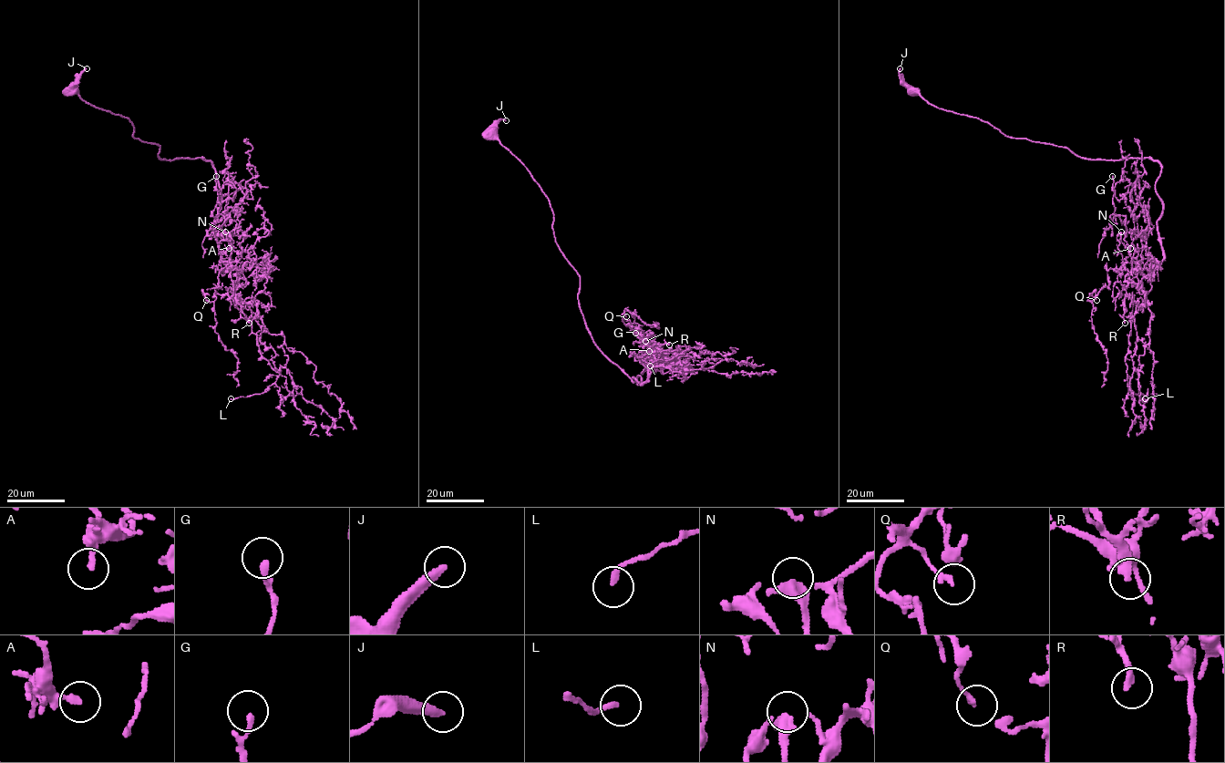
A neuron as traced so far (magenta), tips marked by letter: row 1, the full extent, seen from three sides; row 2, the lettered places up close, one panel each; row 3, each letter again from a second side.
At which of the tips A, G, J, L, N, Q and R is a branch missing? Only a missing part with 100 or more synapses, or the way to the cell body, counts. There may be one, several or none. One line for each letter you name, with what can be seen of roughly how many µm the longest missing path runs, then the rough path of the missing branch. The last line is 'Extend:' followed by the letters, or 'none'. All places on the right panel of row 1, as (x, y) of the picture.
R: Missing length about 70 µm. Course of what is missing: (1125, 323), (1116, 334), (1119, 354), (1115, 359), (1111, 420), (1122, 429), (1120, 438), (1127, 448), (1127, 455)
Extend: R

